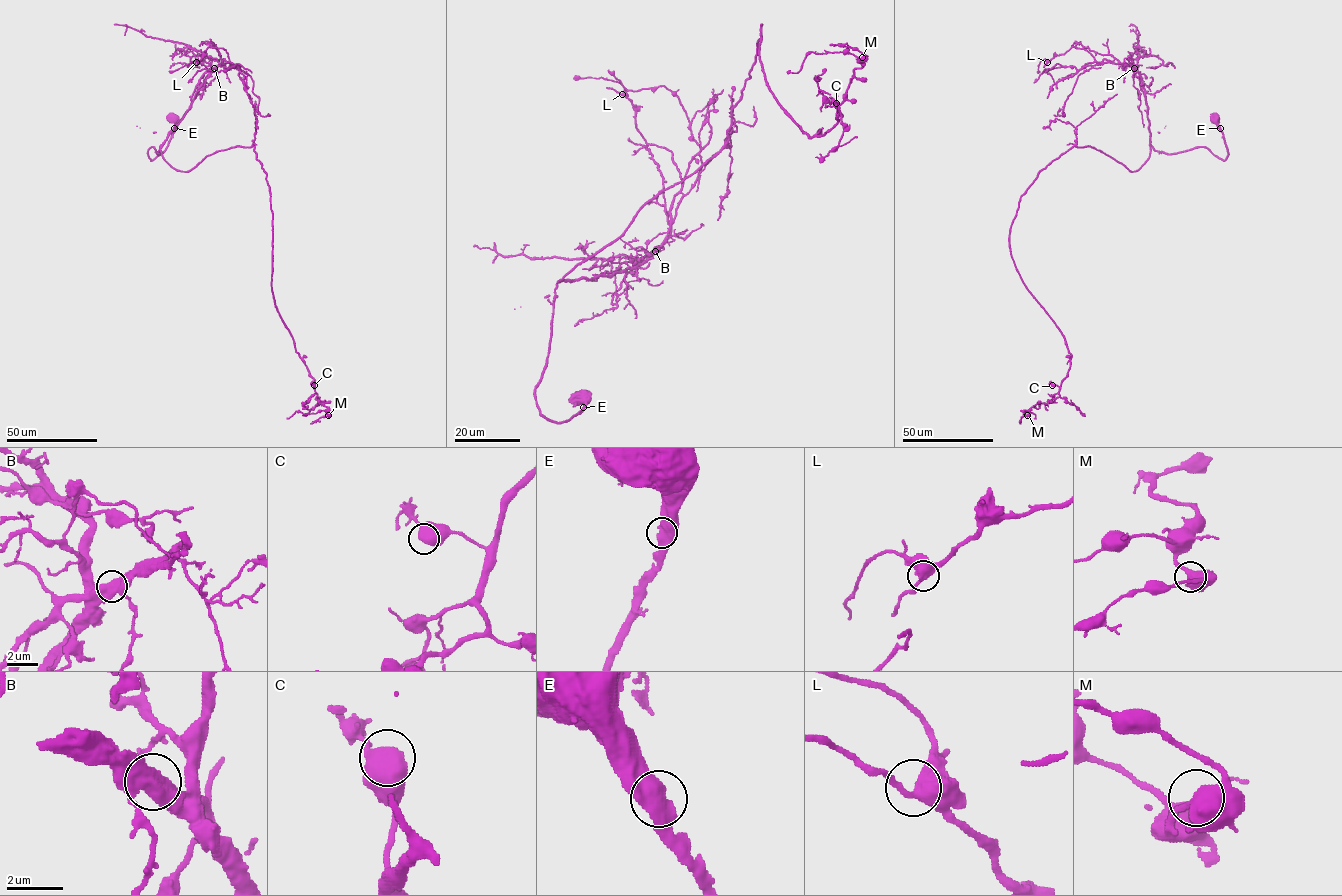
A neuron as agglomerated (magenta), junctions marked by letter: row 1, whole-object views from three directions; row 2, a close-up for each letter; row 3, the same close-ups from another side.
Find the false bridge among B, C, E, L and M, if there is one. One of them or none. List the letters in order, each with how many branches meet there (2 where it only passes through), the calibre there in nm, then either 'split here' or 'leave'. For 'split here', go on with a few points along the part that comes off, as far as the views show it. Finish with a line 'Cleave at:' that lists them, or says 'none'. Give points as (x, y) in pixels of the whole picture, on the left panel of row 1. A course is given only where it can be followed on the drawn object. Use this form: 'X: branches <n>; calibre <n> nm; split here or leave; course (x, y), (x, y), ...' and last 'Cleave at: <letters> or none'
B: branches 2; calibre 550 nm; split here; course (214, 68), (224, 59), (228, 62), (224, 49), (208, 47), (198, 61), (169, 71)
C: branches 2; calibre 500 nm; leave
E: branches 2; calibre 550 nm; leave
L: branches 2; calibre 480 nm; leave
M: branches 2; calibre 550 nm; leave
Cleave at: B

